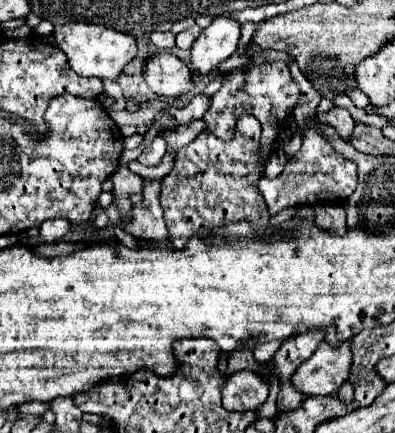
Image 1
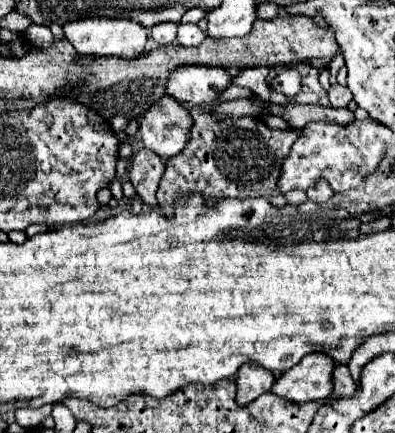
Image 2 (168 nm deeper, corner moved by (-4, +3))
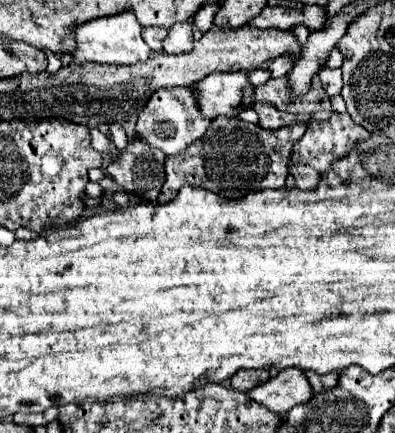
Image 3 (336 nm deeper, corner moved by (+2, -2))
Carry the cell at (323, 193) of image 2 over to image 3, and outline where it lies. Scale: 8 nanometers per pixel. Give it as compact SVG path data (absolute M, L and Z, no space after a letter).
M297 164L297 168L289 168L289 172L293 174L295 178L295 184L301 188L301 190L311 190L317 186L319 182L319 172L315 168L309 168L305 164Z

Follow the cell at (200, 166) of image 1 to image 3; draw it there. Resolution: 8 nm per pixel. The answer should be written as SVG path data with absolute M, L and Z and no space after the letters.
M215 118L201 140L195 140L185 152L179 152L177 156L167 156L167 180L157 202L173 200L185 184L203 186L225 198L241 198L251 190L279 190L285 186L285 178L289 174L289 152L293 144L305 134L305 128L307 124L291 124L279 130L265 130L239 118Z

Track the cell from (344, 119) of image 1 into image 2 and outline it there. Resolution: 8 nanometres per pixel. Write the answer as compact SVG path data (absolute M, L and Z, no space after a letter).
M335 85L331 87L329 91L329 101L331 101L331 107L339 109L339 107L347 107L353 99L351 99L351 91L343 85Z

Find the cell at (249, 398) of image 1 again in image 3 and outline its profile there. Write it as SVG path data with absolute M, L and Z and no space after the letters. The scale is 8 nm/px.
M239 370L237 376L233 376L231 386L239 392L249 392L251 388L255 388L257 384L265 382L269 378L267 370Z

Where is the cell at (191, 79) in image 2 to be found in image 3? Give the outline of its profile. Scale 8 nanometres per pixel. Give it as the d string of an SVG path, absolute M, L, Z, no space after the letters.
M217 72L213 76L207 76L205 80L201 80L199 84L193 86L197 100L199 100L199 108L205 116L209 116L211 120L217 116L237 116L241 110L251 108L253 100L255 100L255 86L249 82L245 72Z

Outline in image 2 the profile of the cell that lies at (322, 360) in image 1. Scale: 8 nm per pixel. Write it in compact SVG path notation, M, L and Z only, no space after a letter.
M305 355L295 367L285 371L273 385L271 393L295 403L317 401L333 393L331 373L337 363L327 355Z

